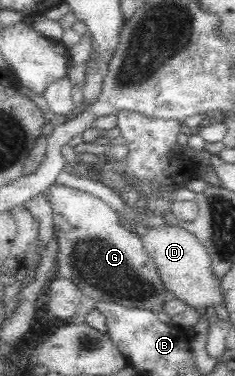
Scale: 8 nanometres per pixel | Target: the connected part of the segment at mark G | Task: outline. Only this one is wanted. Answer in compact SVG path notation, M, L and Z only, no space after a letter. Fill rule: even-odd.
M57 183L42 194L52 210L53 240L57 245L55 276L73 281L86 300L112 302L127 308L158 312L165 300L174 297L165 288L157 265L143 248L141 237L121 225L110 205L89 192Z

